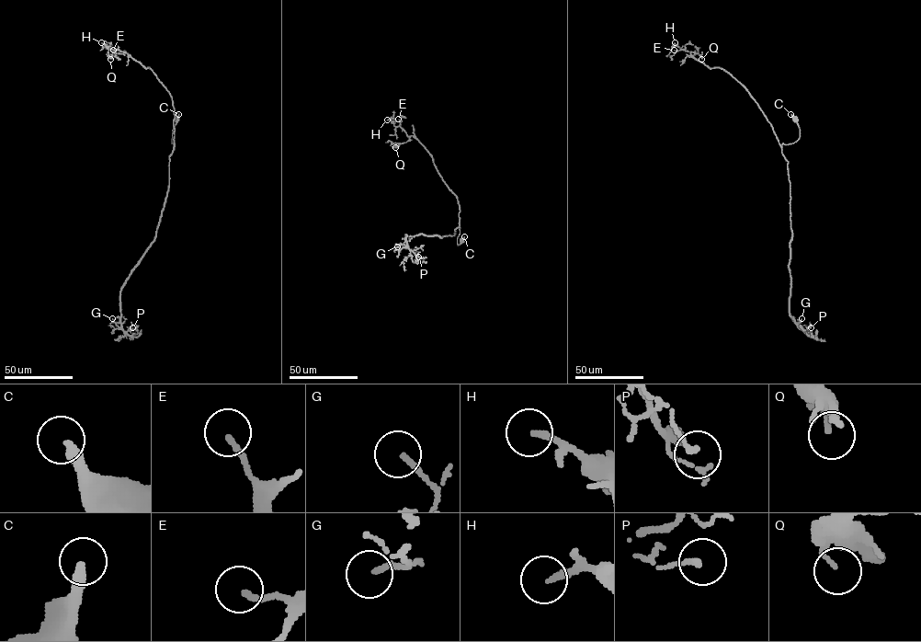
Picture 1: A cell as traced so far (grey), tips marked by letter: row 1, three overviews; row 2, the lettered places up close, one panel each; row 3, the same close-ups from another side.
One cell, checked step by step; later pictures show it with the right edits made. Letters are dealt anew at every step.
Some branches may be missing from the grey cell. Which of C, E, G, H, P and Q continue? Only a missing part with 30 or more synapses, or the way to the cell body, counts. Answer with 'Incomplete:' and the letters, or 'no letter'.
Incomplete: H

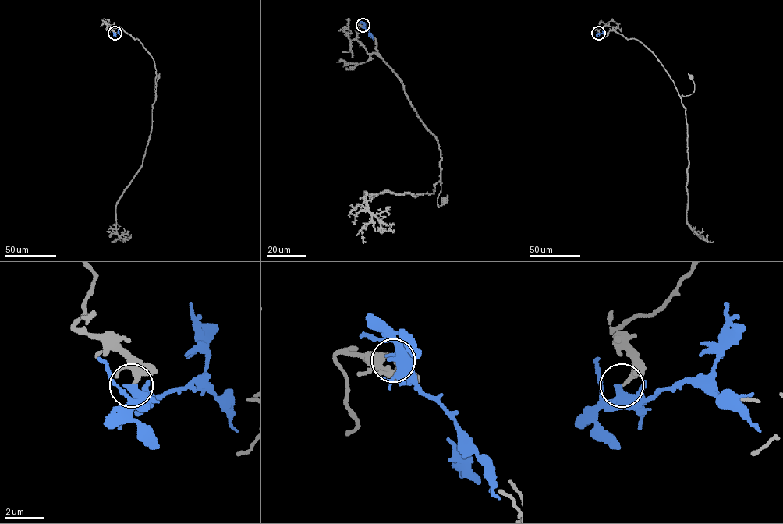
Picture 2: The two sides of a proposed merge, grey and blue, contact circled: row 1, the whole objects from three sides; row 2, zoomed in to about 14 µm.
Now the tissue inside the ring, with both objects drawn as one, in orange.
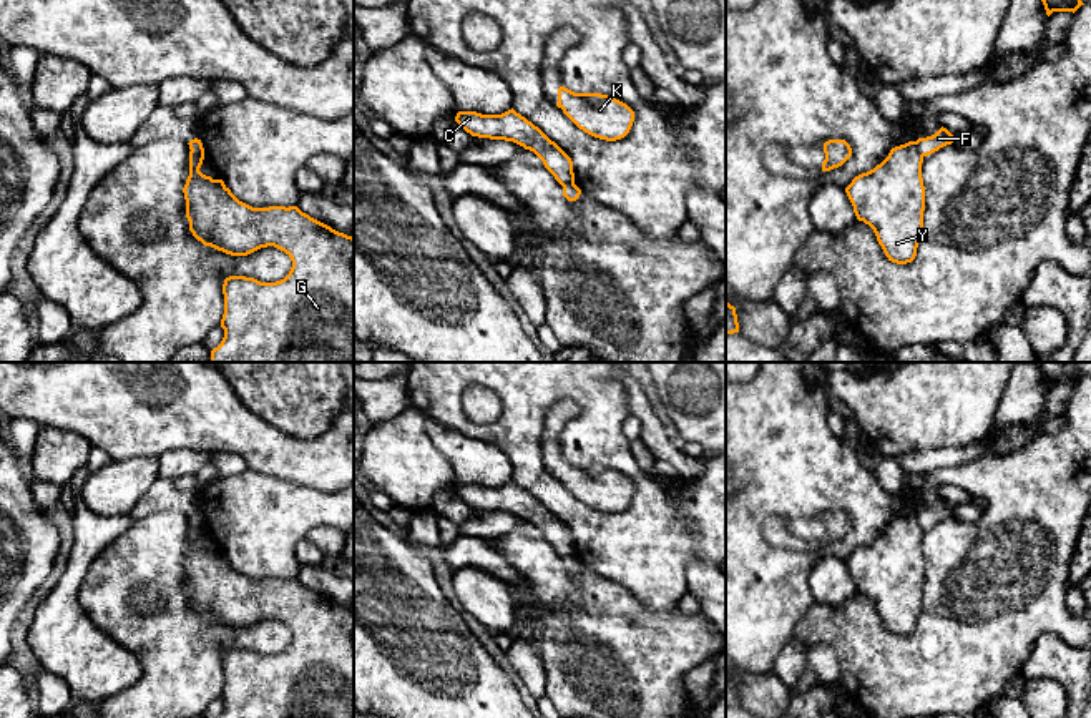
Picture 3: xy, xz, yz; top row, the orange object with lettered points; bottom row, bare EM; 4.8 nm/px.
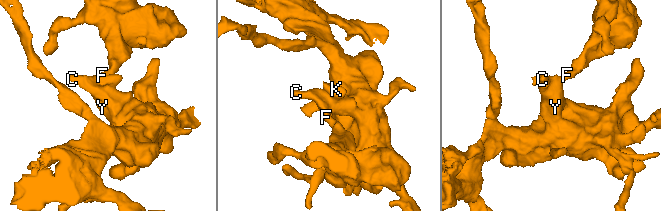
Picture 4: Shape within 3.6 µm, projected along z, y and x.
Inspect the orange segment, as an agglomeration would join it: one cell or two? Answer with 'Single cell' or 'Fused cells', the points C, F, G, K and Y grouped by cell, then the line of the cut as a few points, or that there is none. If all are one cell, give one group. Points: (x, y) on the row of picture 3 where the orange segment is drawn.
Fused cells. Groups: C G K Y / F. Split along yz (915, 142), (924, 155)

